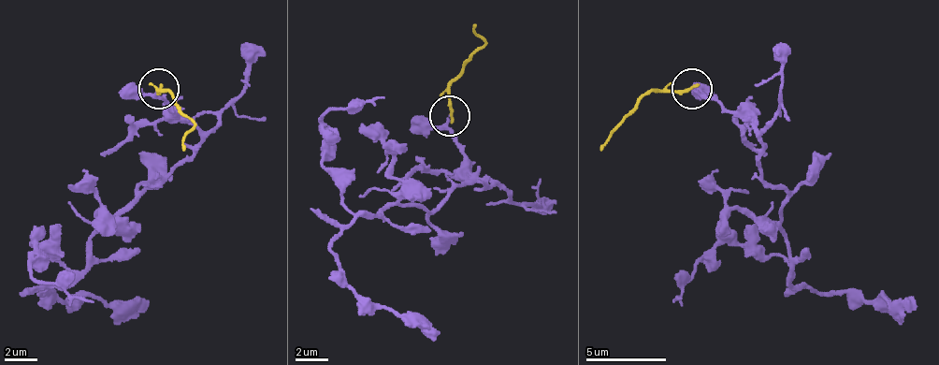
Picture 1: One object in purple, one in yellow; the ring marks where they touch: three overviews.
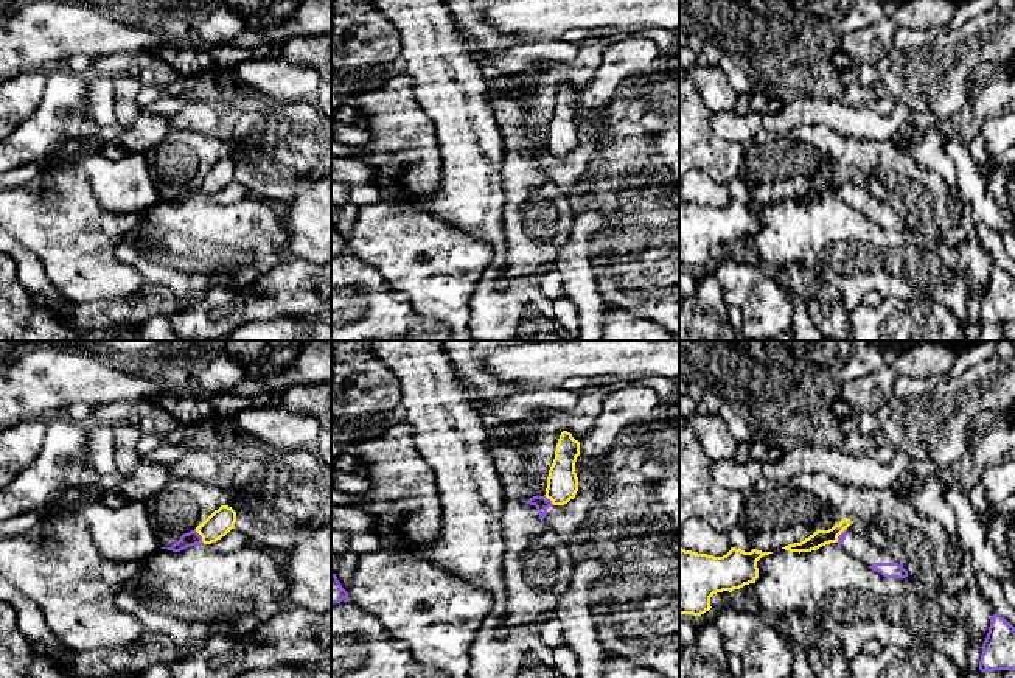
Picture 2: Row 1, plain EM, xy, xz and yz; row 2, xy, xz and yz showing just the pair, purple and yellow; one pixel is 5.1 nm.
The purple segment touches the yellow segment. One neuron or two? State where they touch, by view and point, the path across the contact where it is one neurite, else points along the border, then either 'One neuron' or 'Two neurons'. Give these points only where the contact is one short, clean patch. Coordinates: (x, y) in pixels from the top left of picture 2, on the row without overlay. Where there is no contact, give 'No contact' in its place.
Touches purple at xy (201, 188). Boundary: xy (195, 182), (202, 193). Two neurons

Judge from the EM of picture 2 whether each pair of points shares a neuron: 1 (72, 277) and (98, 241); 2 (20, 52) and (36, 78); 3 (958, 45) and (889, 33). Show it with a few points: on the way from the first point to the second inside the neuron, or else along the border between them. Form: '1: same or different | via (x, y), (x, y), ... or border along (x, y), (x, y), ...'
1: same | via (78, 268), (81, 258), (89, 251)
2: different | border along (45, 70), (24, 70), (16, 75)
3: different | border along (894, 50), (875, 64)

